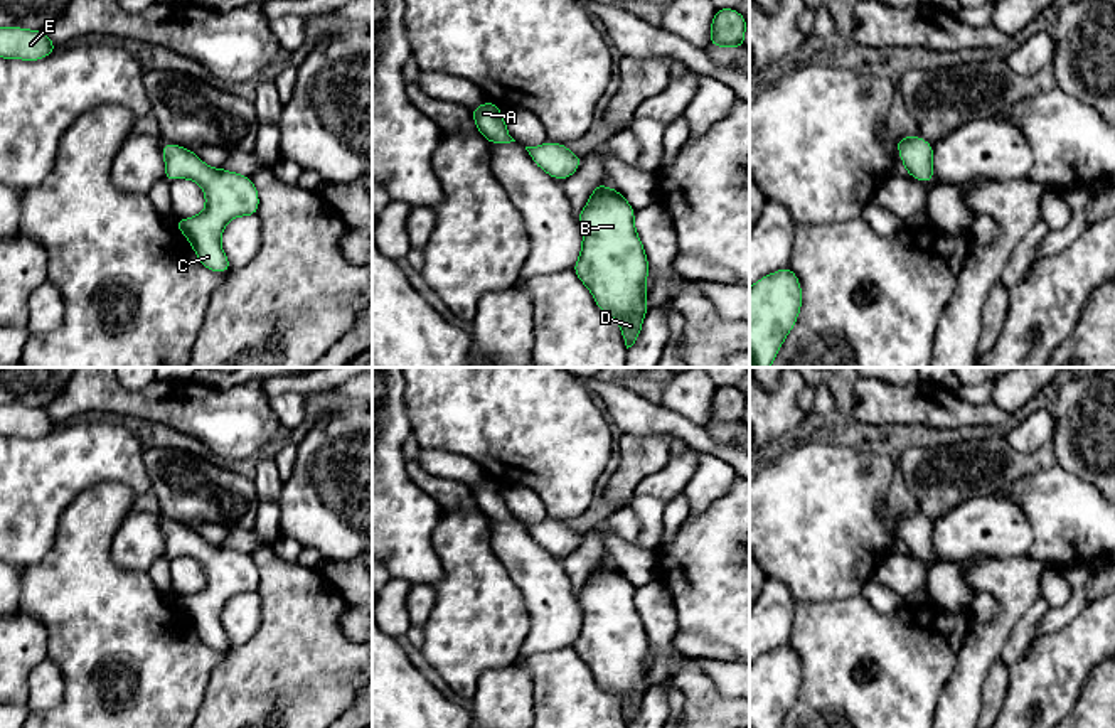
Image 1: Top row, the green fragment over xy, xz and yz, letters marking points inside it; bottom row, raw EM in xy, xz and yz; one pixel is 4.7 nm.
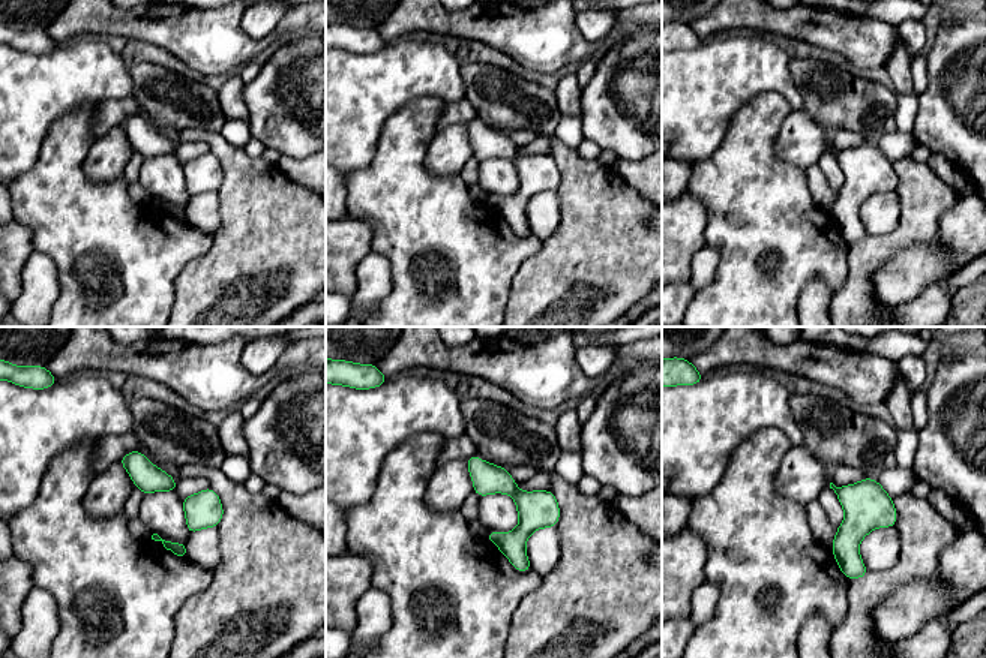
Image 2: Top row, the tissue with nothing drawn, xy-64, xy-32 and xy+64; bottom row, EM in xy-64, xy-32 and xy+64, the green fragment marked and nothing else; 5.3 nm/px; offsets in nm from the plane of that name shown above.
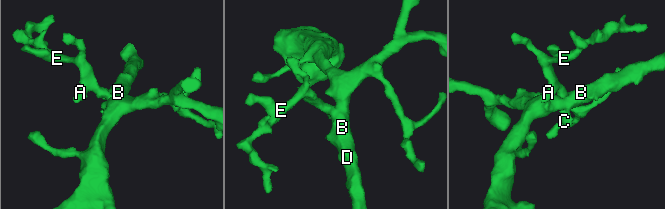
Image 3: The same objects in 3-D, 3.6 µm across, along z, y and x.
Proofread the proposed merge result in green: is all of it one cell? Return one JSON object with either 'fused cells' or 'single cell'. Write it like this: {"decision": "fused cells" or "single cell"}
{"decision": "single cell"}

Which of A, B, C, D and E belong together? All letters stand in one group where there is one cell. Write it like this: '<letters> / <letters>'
A B C D E

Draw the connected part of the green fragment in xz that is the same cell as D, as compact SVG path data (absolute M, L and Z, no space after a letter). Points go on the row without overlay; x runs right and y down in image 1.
M601 558L578 593L583 622L579 635L573 644L576 654L593 671L598 686L620 699L620 711L625 716L627 726L637 720L642 699L648 689L645 657L650 644L633 595L635 586L618 566L606 566Z

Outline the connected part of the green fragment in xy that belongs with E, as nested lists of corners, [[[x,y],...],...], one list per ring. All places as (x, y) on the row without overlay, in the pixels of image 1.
[[[0,404],[0,435],[39,438],[56,428],[56,421],[44,408]]]

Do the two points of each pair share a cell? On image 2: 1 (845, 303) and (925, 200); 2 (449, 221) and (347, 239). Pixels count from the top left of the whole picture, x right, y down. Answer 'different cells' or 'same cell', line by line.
1: same cell
2: different cells

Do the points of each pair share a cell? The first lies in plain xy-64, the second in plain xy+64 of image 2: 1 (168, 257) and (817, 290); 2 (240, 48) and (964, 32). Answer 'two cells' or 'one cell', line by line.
1: two cells
2: two cells

